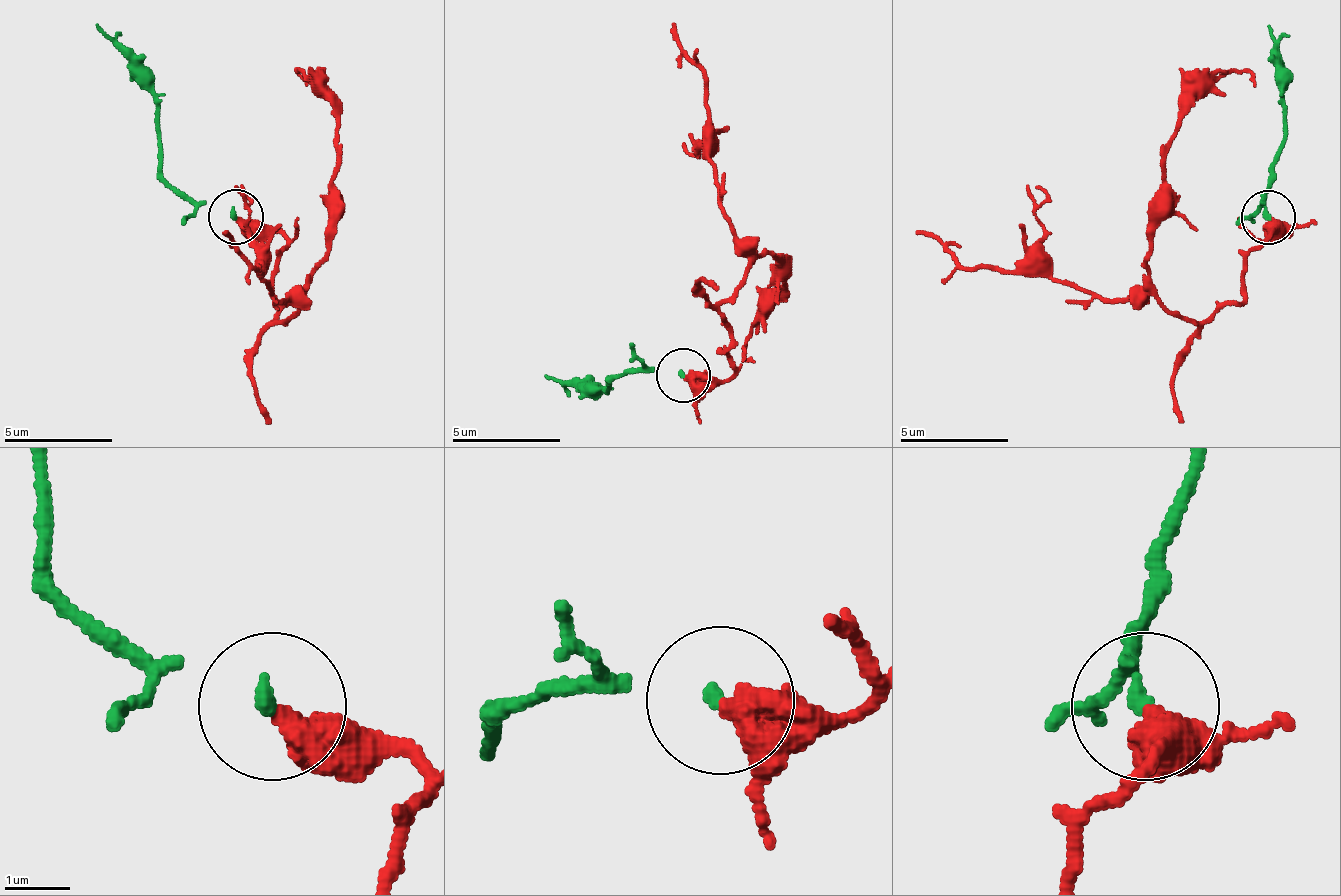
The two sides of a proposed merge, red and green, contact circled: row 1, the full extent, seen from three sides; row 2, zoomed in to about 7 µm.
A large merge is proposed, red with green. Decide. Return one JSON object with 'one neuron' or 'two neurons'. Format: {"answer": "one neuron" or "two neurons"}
{"answer": "one neuron"}

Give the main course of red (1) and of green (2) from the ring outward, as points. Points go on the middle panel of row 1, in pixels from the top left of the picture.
1: (685, 374), (733, 374), (717, 314), (760, 255), (777, 260), (782, 287), (744, 341), (755, 363)
2: (685, 374), (641, 374), (609, 379), (604, 390), (577, 390), (544, 374)

